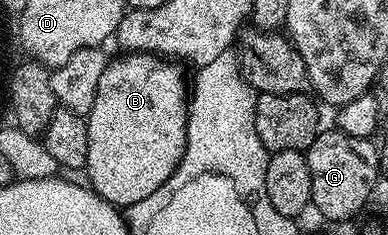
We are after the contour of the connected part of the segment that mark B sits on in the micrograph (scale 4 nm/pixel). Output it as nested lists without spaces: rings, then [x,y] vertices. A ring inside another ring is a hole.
[[[129,54],[106,65],[99,80],[99,92],[95,92],[95,104],[87,115],[87,164],[84,173],[89,174],[88,185],[103,200],[118,208],[128,208],[147,200],[170,178],[183,160],[187,140],[189,100],[187,78],[181,75],[176,61],[164,60],[156,55]]]

